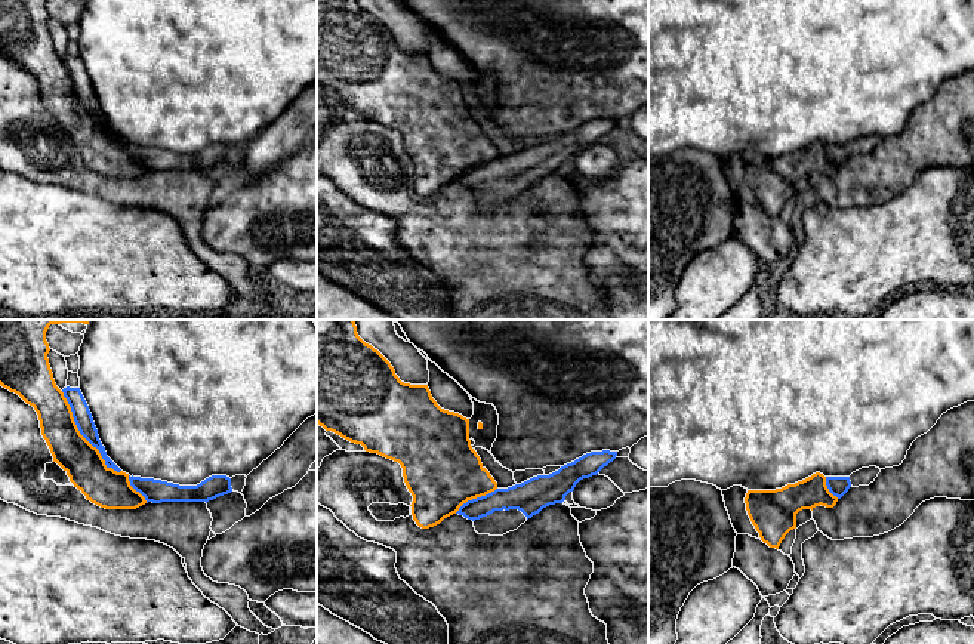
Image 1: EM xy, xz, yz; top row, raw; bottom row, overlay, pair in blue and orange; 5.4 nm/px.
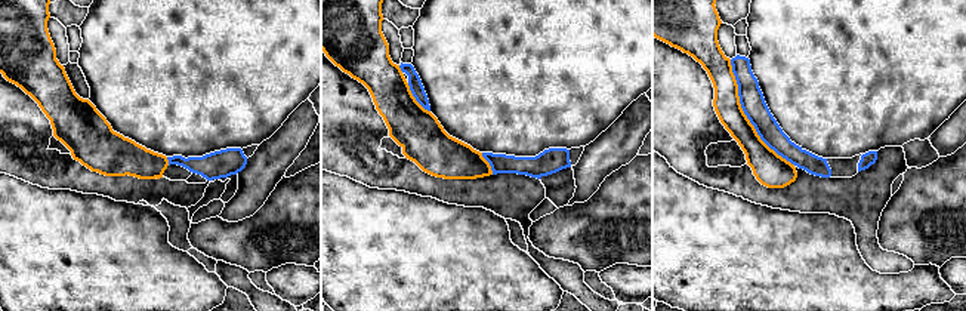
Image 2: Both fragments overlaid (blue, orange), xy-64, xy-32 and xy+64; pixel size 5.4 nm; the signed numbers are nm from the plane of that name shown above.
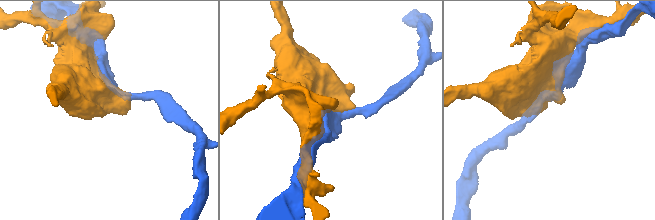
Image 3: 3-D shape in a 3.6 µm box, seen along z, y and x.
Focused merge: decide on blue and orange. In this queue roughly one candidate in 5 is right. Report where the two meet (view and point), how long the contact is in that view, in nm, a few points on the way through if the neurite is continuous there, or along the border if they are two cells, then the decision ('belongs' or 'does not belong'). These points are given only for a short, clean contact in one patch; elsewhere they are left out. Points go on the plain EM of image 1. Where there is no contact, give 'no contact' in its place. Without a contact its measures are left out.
meets blue in xy at (82, 102); contact 550 nm long; does not belong

